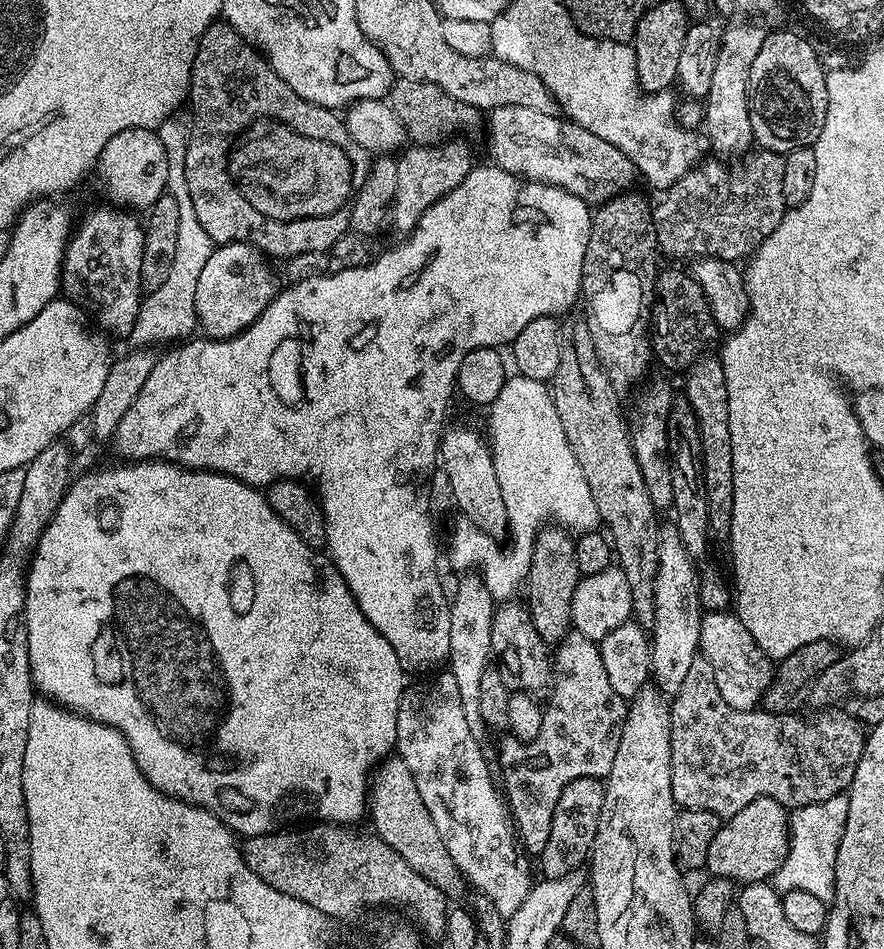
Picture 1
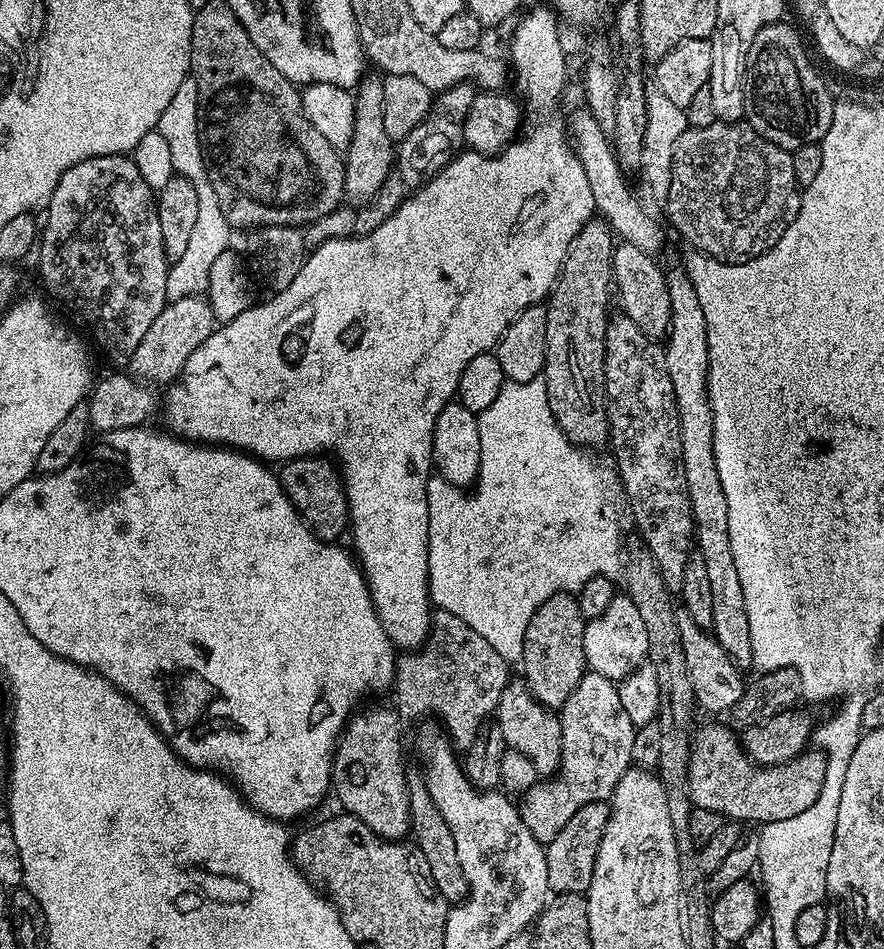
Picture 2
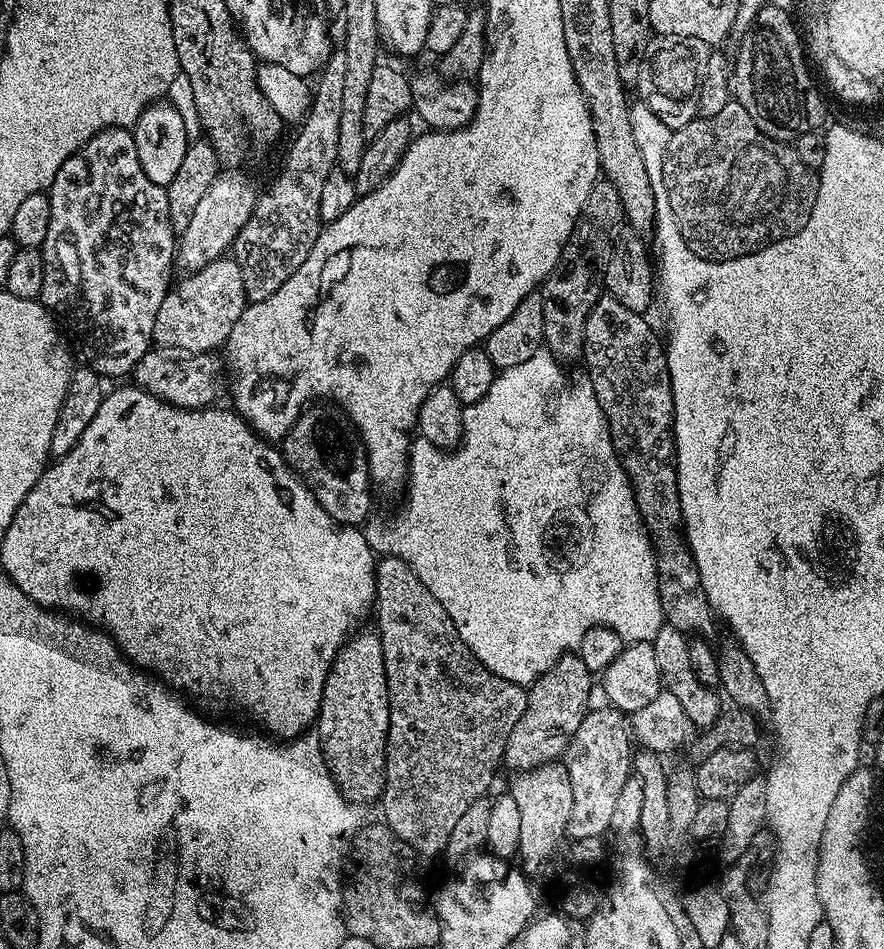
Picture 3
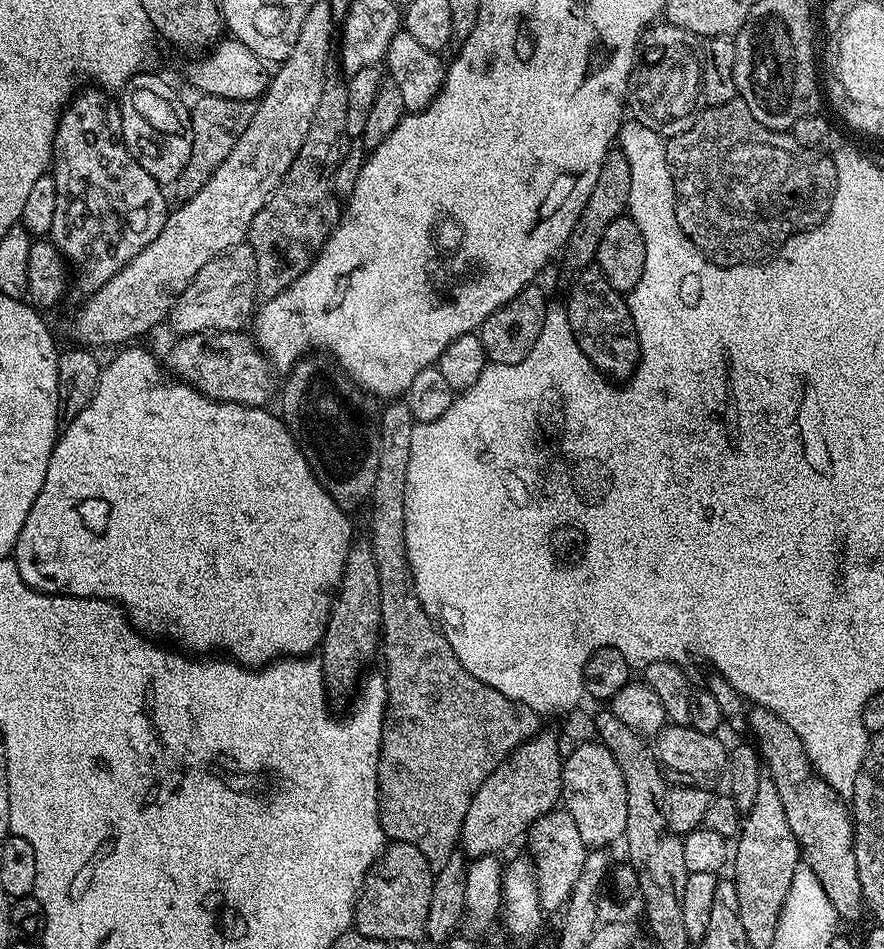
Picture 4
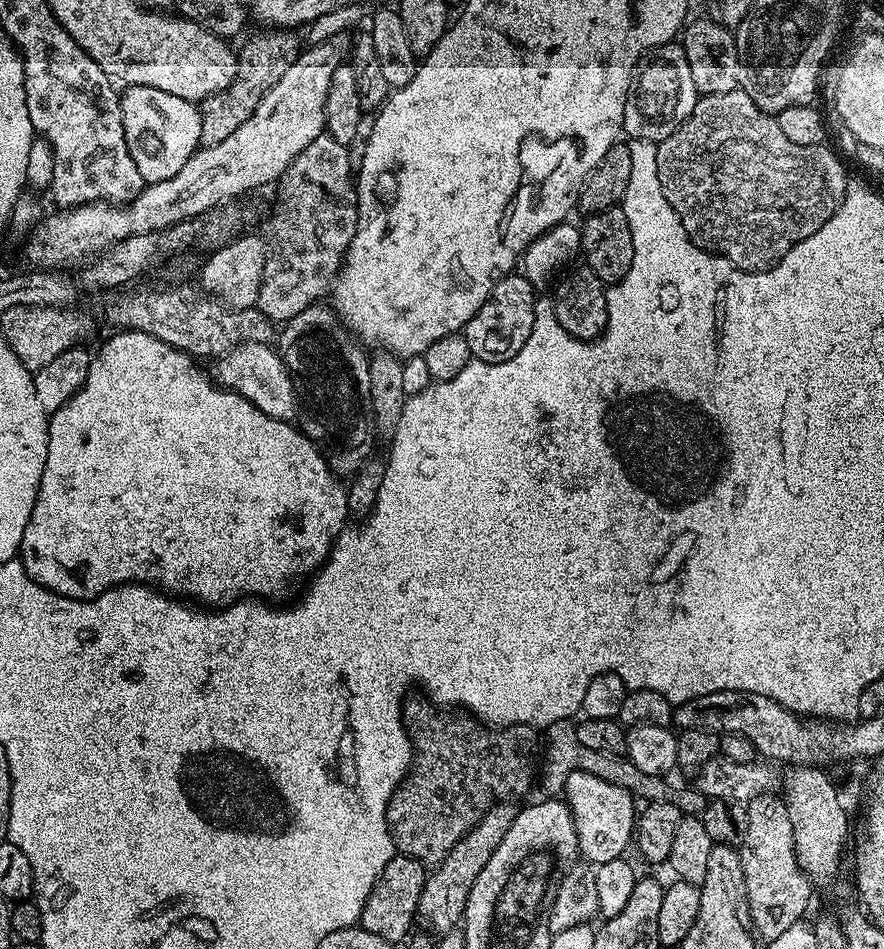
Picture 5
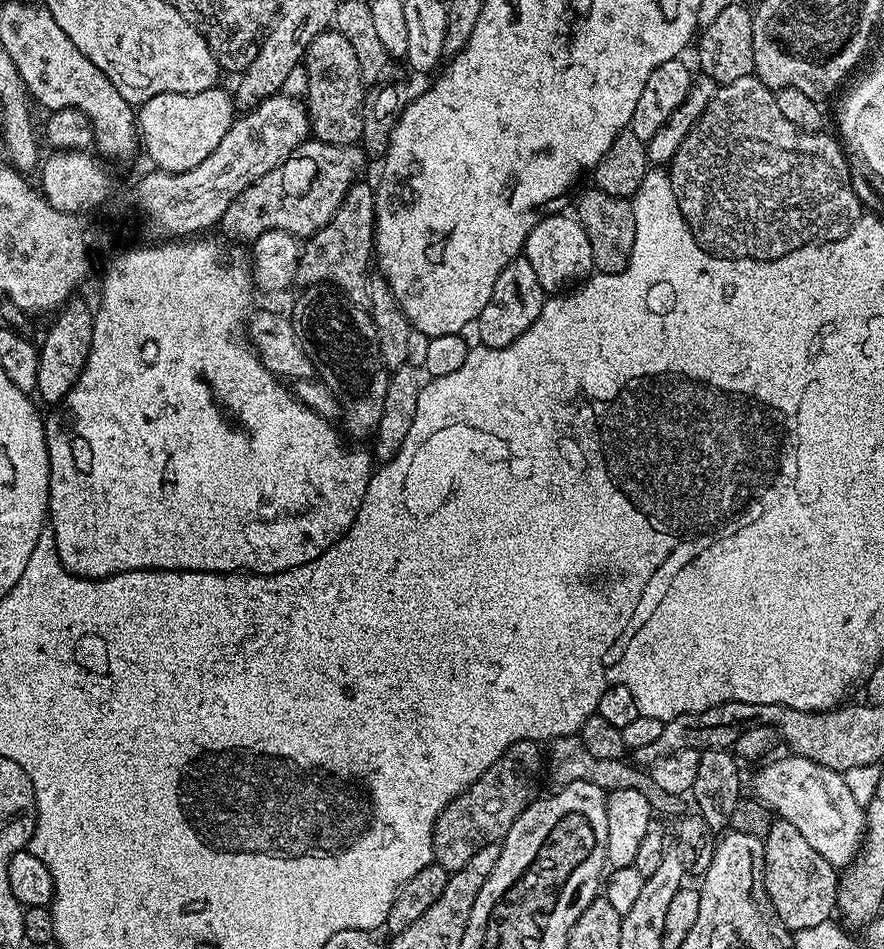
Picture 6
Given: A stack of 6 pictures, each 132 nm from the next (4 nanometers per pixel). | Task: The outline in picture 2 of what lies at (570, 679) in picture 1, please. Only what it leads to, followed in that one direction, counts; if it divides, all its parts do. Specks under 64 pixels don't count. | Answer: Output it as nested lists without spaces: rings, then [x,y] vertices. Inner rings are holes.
[[[591,670],[585,671],[578,686],[574,686],[574,694],[570,694],[563,708],[559,709],[558,715],[562,726],[562,754],[558,775],[547,782],[533,784],[523,794],[518,804],[521,820],[525,823],[526,829],[530,830],[530,834],[543,846],[551,842],[562,830],[562,826],[565,826],[582,806],[586,806],[587,803],[611,801],[612,791],[618,786],[622,774],[626,774],[633,763],[632,747],[638,729],[637,725],[630,722],[626,710],[622,710],[622,698],[614,681]]]

